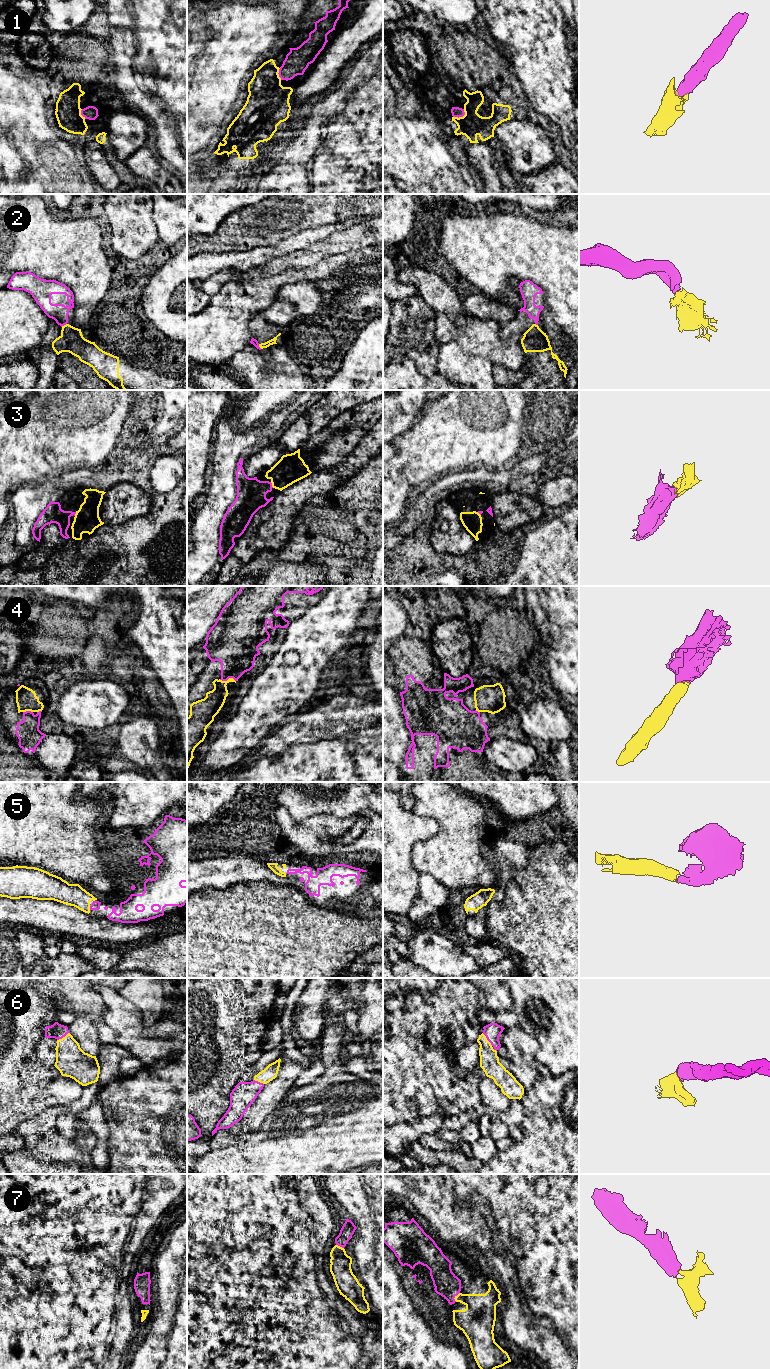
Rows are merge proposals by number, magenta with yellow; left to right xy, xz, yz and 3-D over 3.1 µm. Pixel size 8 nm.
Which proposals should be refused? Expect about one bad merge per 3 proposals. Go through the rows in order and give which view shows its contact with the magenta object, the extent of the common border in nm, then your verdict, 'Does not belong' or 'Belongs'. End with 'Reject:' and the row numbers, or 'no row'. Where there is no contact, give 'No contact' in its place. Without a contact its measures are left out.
1: Touches magenta in yz. Shared border 120 nm. Belongs
2: Touches magenta in xy. Shared border 50 nm. Belongs
3: Touches magenta in xz. Shared border 50 nm. Belongs
4: Touches magenta in xz. Shared border 140 nm. Belongs
5: Touches magenta in xy. Shared border 30 nm. Belongs
6: Touches magenta in yz. Shared border 130 nm. Belongs
7: Touches magenta in yz. Shared border 90 nm. Belongs
Reject: no row

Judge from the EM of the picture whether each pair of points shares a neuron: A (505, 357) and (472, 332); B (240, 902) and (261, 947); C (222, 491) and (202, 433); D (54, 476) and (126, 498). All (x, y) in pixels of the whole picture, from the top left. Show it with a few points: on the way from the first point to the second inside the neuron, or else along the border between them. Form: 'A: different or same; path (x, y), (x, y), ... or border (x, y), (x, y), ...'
A: same; path (497, 349), (480, 337)
B: same; path (240, 913), (242, 927), (250, 936)
C: different; border (212, 454), (213, 462)
D: different; border (123, 482), (117, 483), (105, 491)

